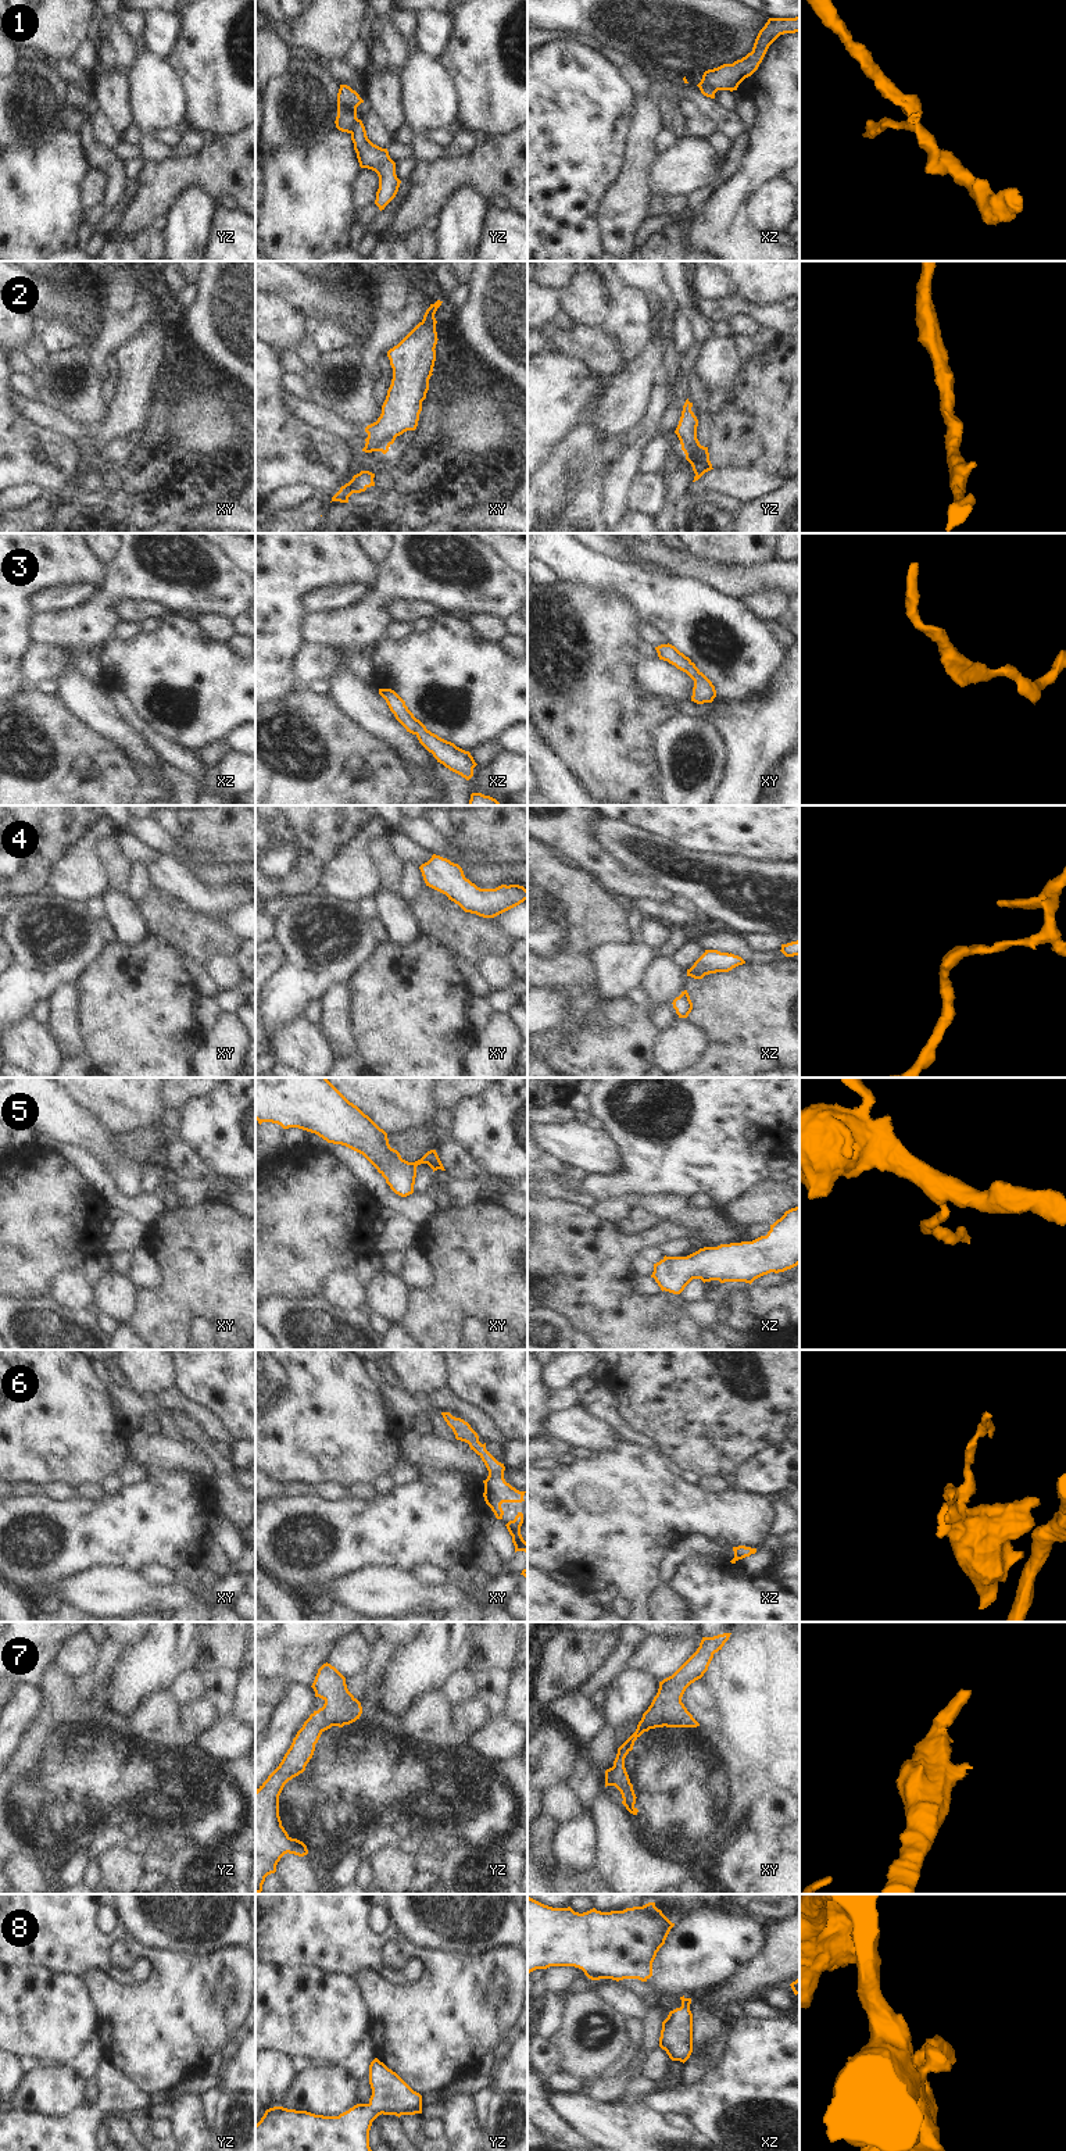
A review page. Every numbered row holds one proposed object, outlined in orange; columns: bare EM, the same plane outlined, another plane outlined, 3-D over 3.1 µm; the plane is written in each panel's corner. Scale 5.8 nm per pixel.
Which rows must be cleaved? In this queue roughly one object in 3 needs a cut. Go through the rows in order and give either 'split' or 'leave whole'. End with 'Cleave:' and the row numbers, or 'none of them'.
1: split
2: leave whole
3: leave whole
4: leave whole
5: leave whole
6: leave whole
7: leave whole
8: leave whole
Cleave: 1

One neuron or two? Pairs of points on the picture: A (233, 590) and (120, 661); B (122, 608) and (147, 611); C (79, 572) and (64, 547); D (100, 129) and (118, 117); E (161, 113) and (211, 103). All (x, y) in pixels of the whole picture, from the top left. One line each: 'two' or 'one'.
A: two
B: one
C: one
D: two
E: two

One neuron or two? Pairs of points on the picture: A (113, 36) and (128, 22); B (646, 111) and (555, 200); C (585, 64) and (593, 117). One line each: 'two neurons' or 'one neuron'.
A: two neurons
B: two neurons
C: one neuron

